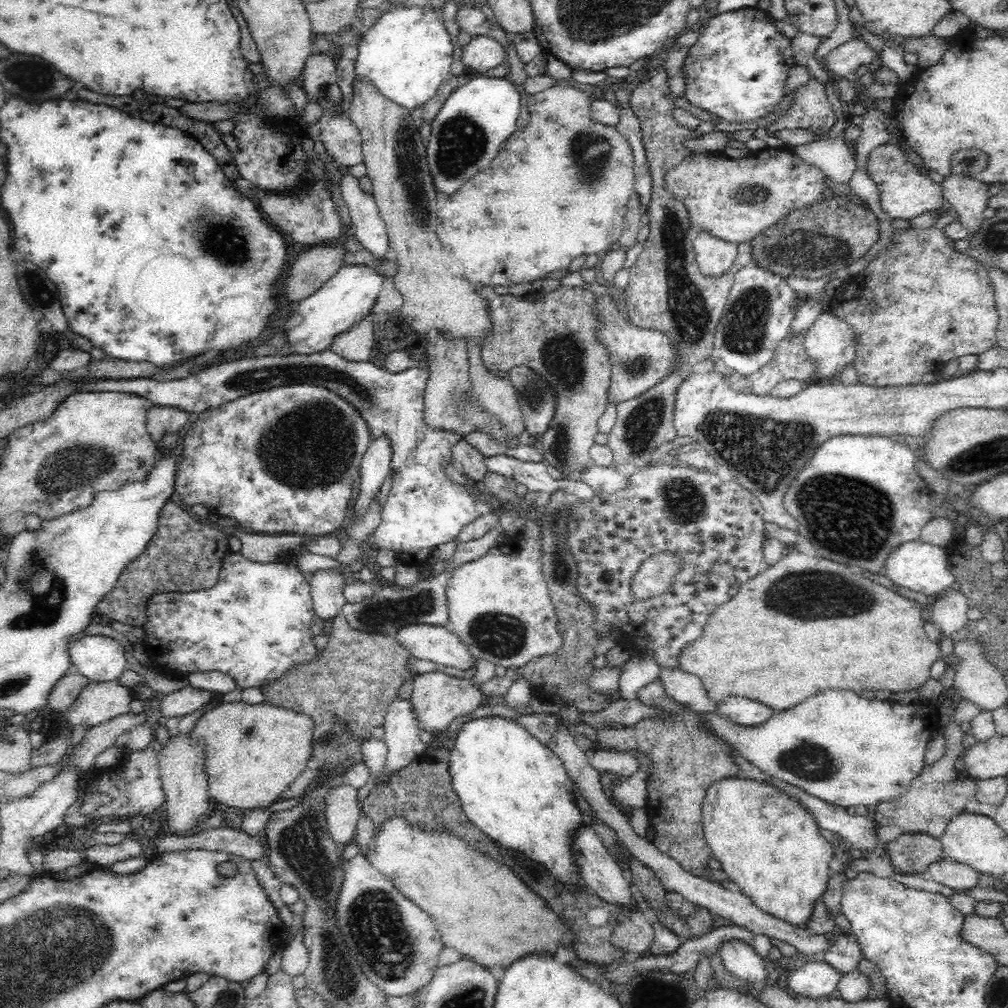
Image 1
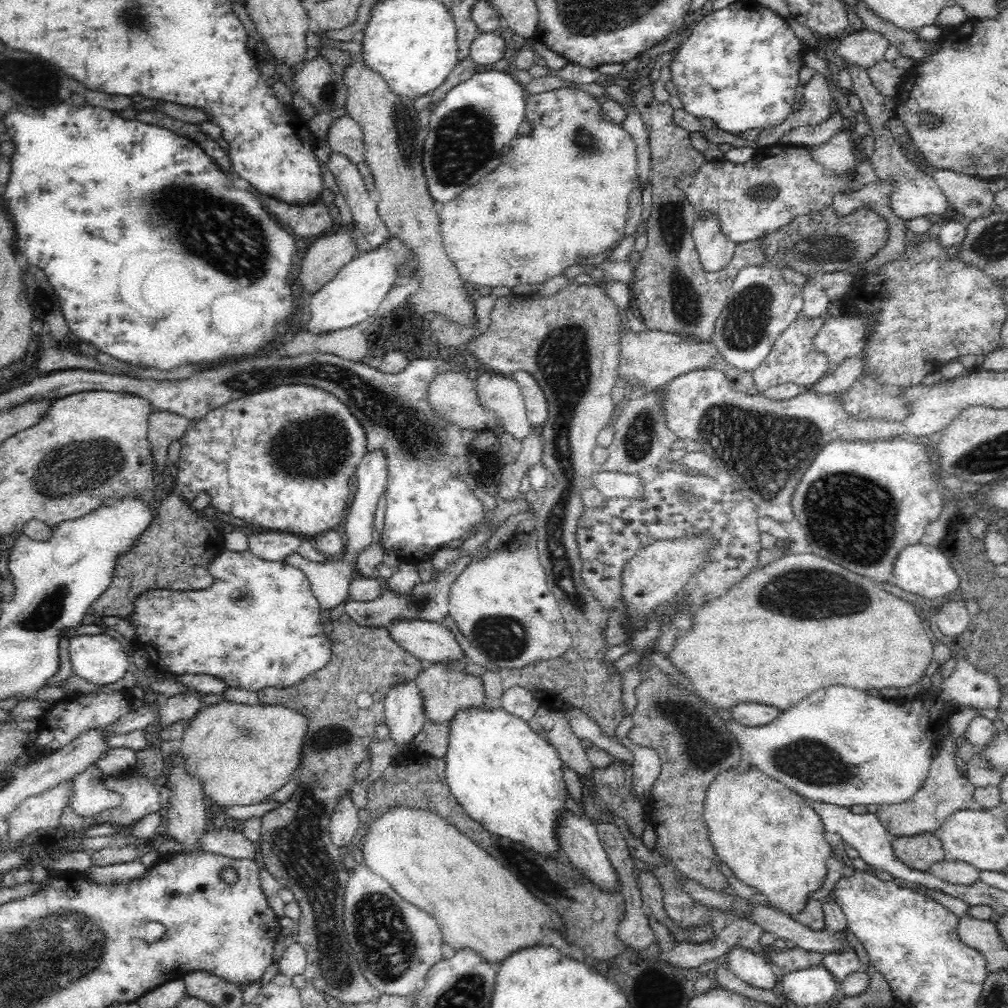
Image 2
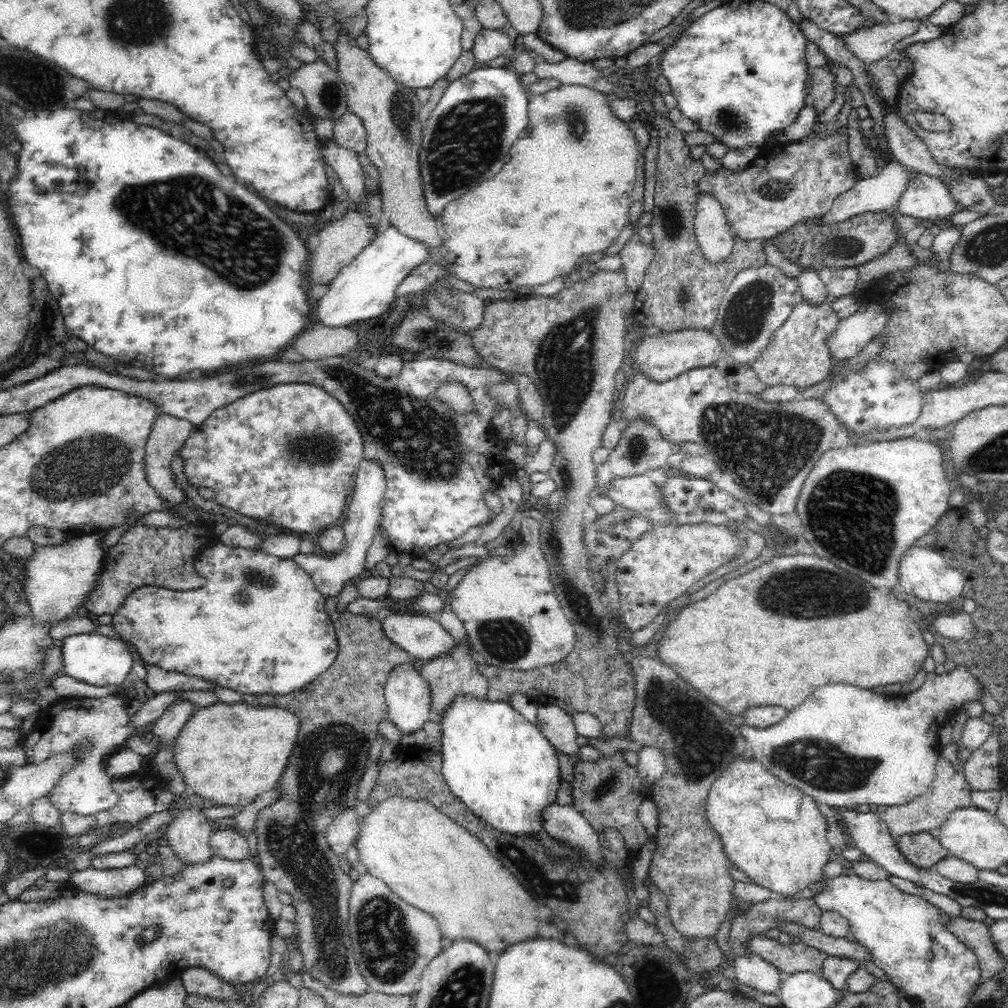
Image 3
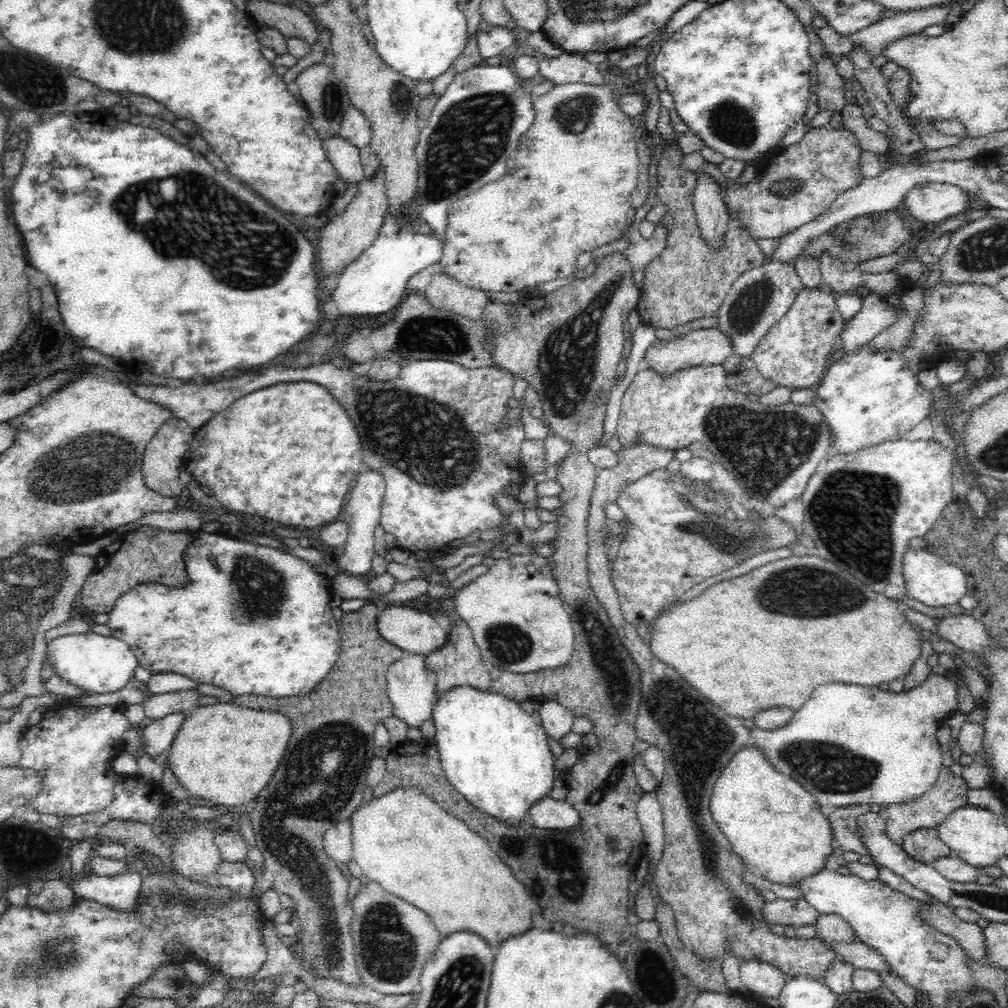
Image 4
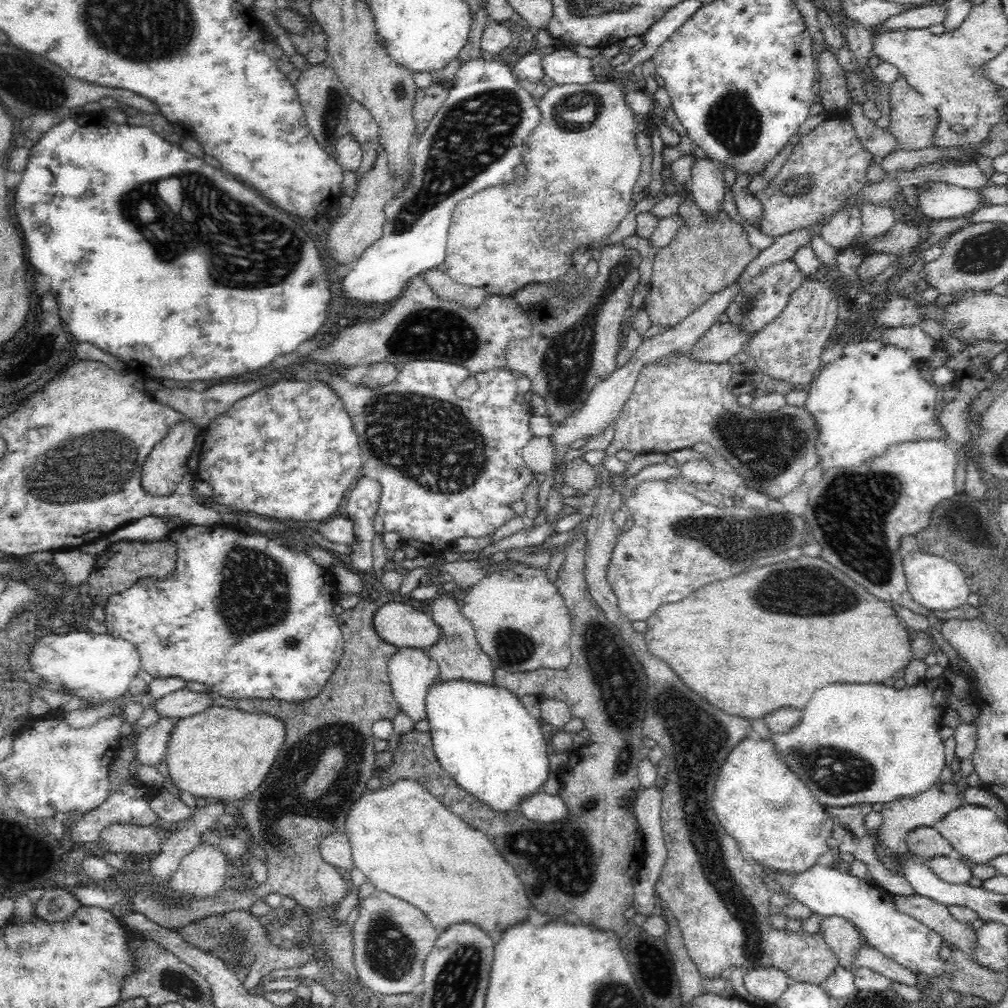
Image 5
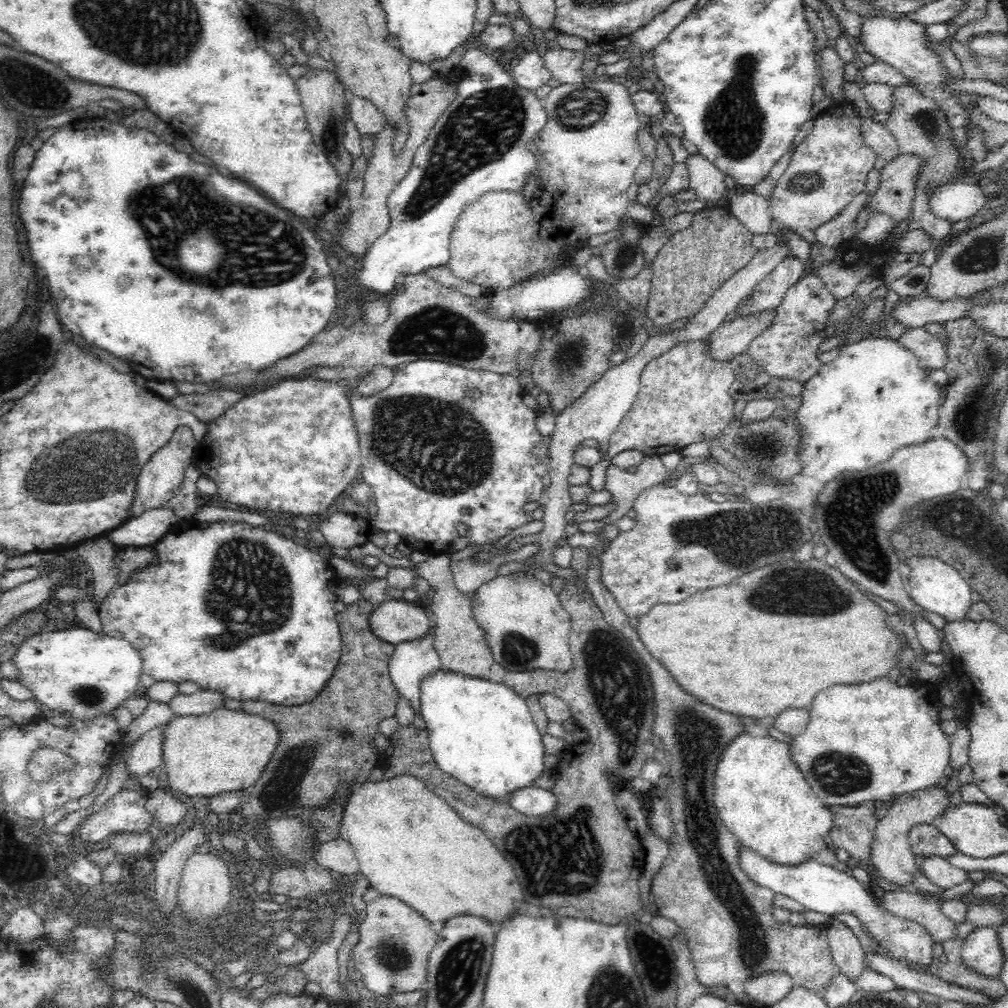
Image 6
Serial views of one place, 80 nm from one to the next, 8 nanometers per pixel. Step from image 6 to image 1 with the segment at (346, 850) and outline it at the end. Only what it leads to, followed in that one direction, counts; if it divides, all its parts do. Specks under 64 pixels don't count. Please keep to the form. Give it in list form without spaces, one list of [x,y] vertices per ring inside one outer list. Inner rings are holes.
[[[338,783],[325,796],[327,832],[333,841],[343,847],[355,840],[360,808],[356,805],[357,788]]]

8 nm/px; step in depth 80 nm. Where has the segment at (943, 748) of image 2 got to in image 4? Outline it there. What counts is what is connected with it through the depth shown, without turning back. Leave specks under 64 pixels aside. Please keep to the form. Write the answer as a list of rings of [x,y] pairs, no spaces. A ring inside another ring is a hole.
[[[941,768],[937,781],[928,792],[917,796],[910,803],[891,805],[881,805],[879,815],[885,822],[885,833],[890,837],[892,843],[902,847],[905,834],[918,828],[935,828],[957,808],[967,804],[967,792],[969,788],[963,777],[954,777],[950,769]]]

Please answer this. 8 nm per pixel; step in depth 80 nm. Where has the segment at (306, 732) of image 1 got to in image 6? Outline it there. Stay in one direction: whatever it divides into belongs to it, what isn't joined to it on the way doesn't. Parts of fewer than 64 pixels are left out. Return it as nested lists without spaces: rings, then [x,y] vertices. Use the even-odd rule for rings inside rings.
[[[222,707],[200,716],[173,716],[162,729],[162,767],[166,767],[168,786],[193,799],[218,796],[230,790],[242,790],[256,784],[264,766],[268,764],[276,748],[279,734],[270,719],[263,719],[244,711],[233,711]]]

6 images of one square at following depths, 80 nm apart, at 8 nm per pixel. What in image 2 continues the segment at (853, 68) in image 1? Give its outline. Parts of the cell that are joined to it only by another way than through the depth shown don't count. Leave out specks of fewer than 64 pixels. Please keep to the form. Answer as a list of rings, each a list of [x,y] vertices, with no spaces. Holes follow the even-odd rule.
[[[864,29],[850,31],[837,47],[837,53],[845,62],[851,62],[861,68],[870,68],[884,58],[889,46],[891,45],[884,35]]]

